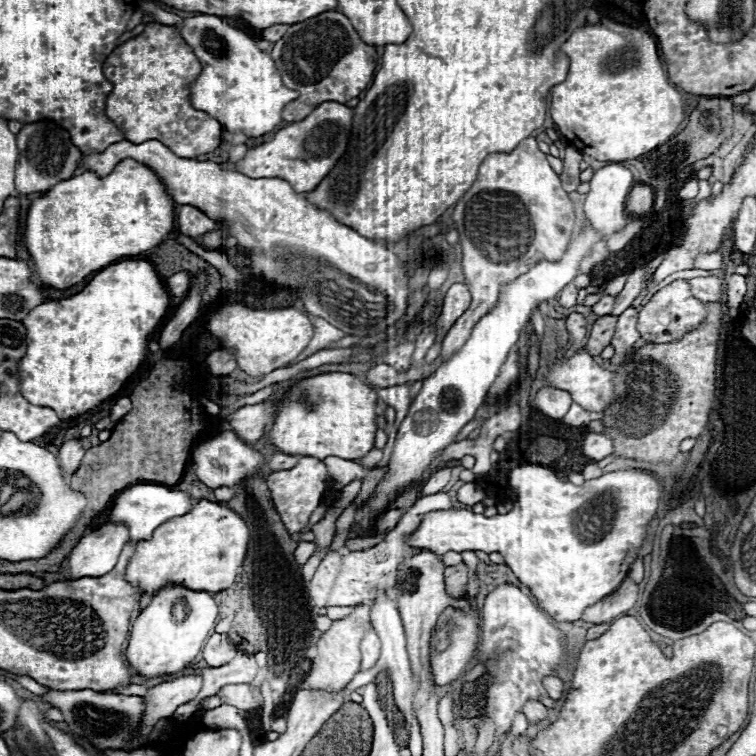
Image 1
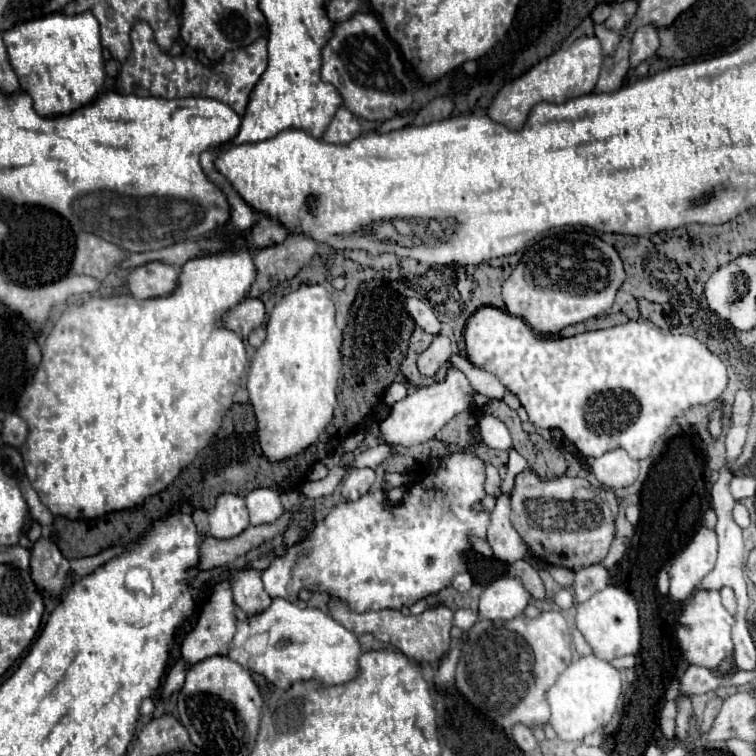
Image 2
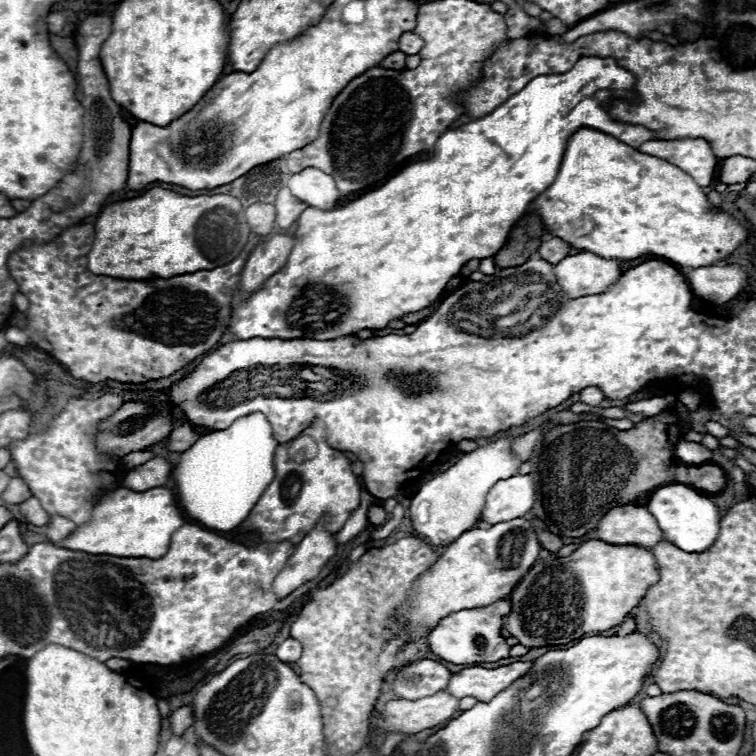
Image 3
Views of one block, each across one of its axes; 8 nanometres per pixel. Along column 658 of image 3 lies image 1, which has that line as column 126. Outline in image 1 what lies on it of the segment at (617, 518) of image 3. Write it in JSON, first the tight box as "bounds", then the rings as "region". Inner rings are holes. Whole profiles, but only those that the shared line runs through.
{"bounds":[68,524,130,578],"region":[[[104,524],[84,536],[68,556],[68,578],[100,578],[110,572],[120,556],[122,546],[130,540],[122,524]]]}

